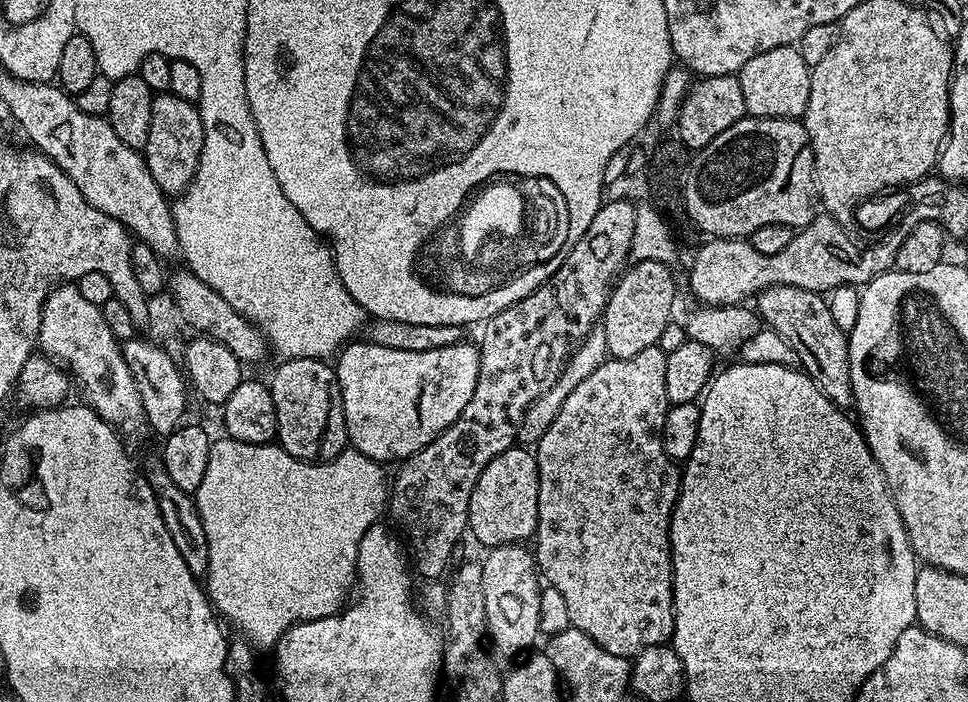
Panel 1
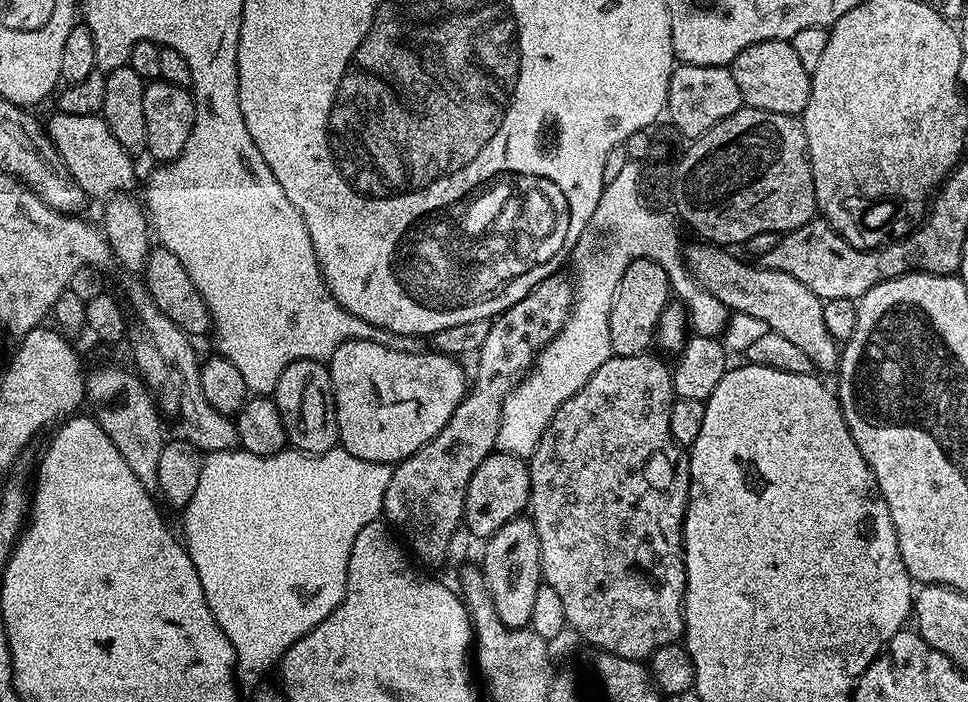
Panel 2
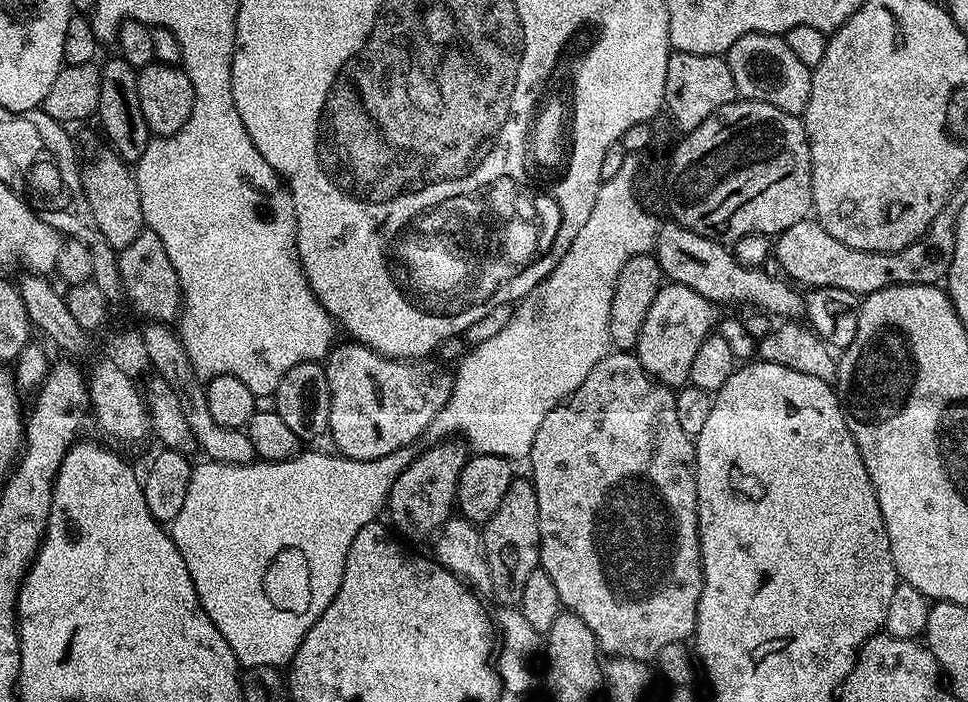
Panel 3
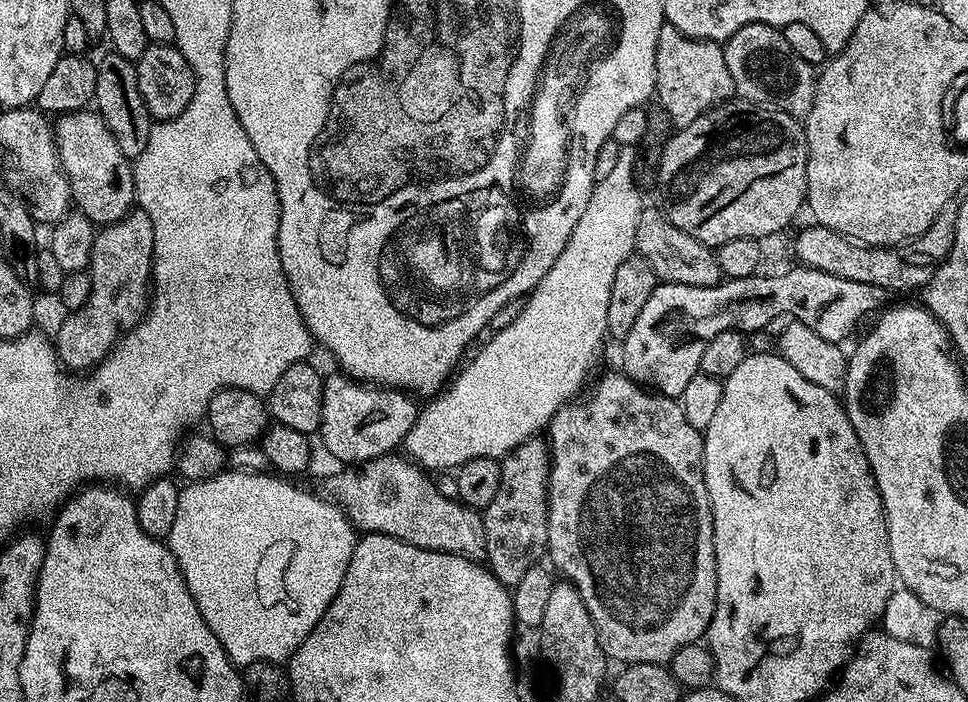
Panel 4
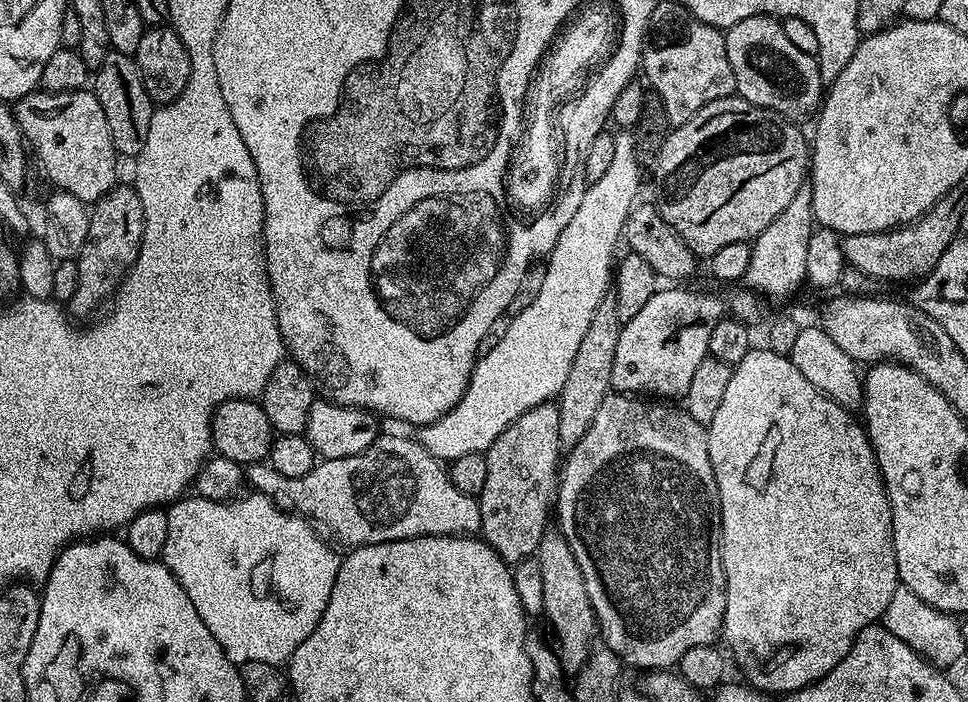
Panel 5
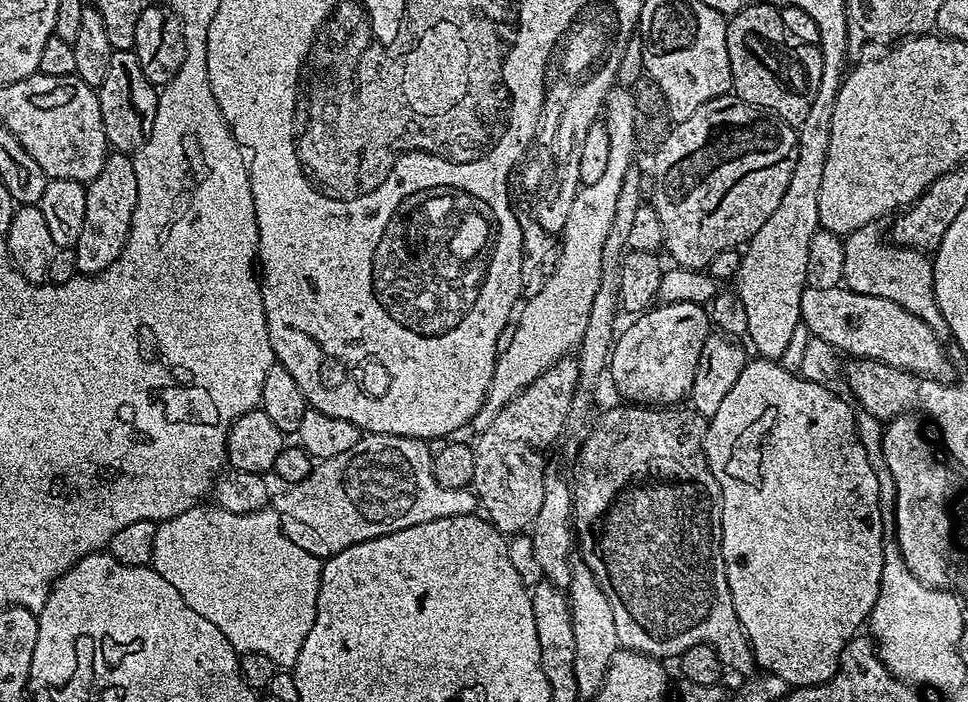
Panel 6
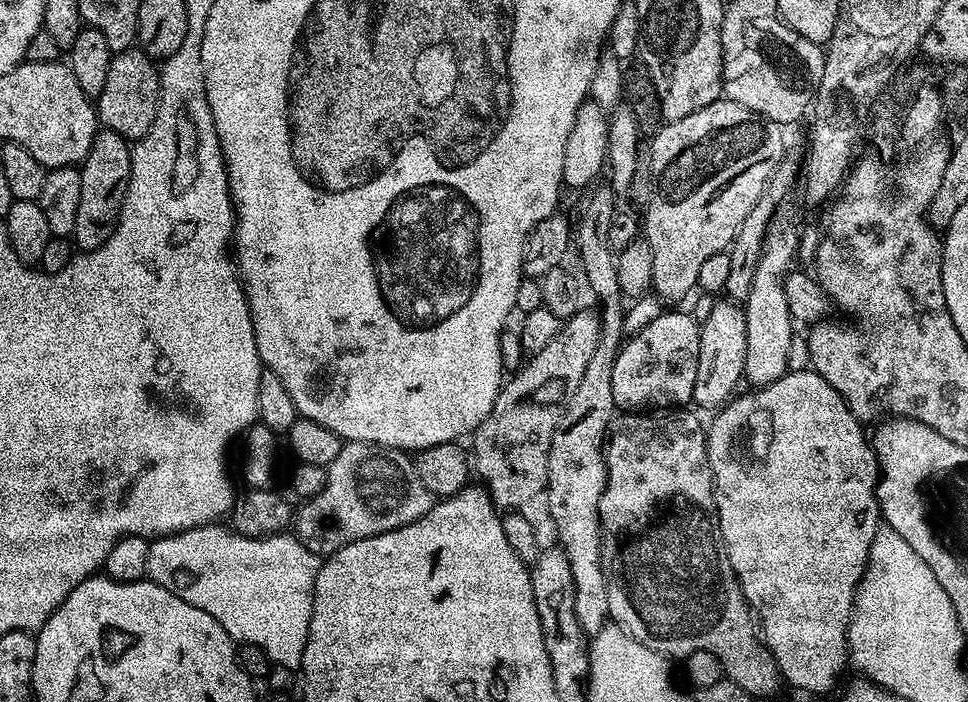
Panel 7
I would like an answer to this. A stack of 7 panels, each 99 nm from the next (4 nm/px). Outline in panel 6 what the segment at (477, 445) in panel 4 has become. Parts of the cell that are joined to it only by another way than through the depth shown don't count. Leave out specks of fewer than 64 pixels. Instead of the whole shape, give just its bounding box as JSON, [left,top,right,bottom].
[474,83,638,429]

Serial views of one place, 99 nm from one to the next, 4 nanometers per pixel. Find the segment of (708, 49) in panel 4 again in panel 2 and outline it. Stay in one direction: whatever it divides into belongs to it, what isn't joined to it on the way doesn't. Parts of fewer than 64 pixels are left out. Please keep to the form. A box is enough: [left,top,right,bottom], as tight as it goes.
[666,63,744,138]

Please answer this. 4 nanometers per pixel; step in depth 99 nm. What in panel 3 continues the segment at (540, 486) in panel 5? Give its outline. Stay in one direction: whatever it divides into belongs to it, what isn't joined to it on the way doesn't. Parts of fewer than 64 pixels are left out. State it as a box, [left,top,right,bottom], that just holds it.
[483,479,540,606]

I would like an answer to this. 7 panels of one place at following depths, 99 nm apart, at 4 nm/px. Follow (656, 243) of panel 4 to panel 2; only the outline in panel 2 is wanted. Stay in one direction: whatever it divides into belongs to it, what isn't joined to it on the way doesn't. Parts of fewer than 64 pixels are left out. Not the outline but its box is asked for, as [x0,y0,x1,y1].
[686,242,841,373]

